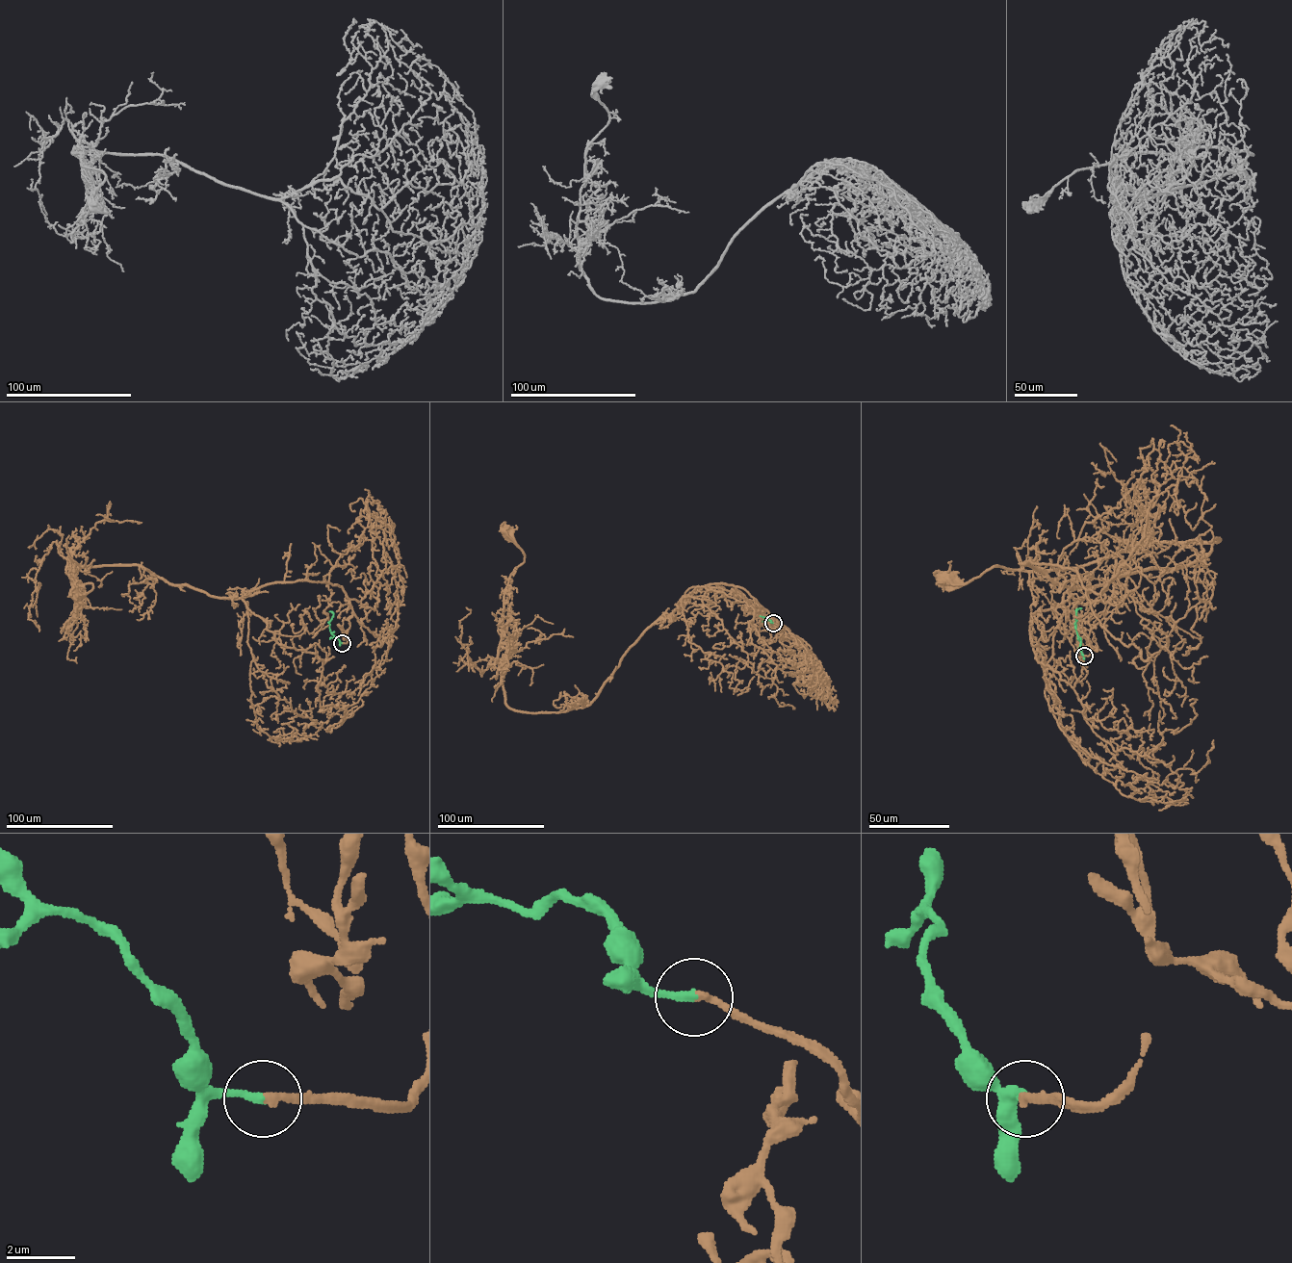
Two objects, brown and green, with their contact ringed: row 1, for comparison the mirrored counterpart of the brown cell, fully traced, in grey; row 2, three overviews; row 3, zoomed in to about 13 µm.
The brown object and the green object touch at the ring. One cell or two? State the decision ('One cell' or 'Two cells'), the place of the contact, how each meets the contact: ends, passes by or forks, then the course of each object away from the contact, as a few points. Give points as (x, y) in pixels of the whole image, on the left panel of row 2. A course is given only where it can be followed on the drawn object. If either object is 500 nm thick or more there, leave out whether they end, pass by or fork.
One cell. Place: (342, 643). At the ring brown ends. At the ring green ends. Course of brown: (342, 643), (352, 607), (323, 581), (216, 598), (138, 565), (66, 566), (73, 586), (92, 585), (74, 592). Course of green: (342, 643), (330, 630), (328, 622), (333, 613), (329, 611)

